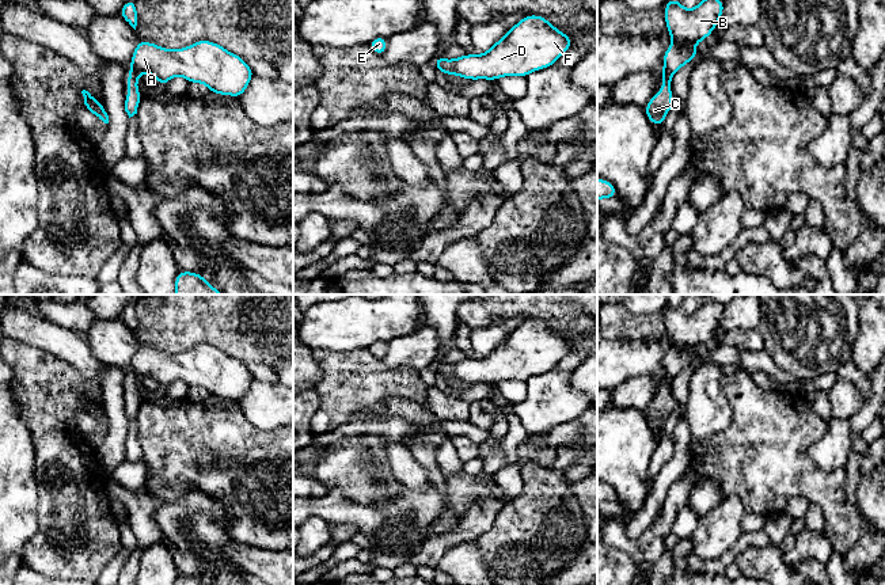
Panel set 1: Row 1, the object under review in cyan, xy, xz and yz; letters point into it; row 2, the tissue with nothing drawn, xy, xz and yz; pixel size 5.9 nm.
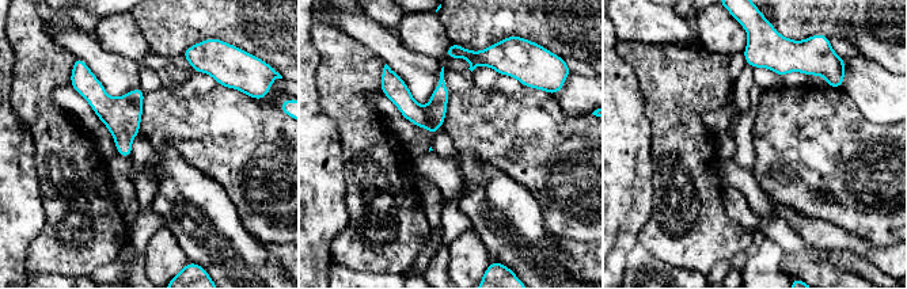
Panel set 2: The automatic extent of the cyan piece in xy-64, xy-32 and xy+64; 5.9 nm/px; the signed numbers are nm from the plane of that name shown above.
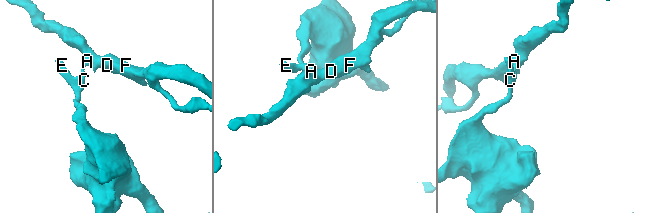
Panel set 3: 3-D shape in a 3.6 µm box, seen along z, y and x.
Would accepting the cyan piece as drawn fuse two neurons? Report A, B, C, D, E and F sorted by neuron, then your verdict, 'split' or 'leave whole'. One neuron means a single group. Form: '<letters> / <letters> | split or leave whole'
A B D F / C E | split

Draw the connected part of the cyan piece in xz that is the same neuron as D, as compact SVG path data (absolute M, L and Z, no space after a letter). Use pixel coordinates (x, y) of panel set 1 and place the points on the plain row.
M539 319L524 320L487 356L447 364L438 361L436 373L470 384L498 384L504 380L525 381L544 373L567 354L571 342Z

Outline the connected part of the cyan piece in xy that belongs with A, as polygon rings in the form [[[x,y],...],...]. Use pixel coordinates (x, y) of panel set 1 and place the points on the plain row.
[[[138,343],[132,358],[130,375],[136,376],[137,380],[141,377],[151,377],[163,391],[166,391],[170,383],[182,380],[189,387],[205,388],[213,398],[231,399],[235,402],[242,400],[254,380],[252,373],[240,360],[206,343],[175,354]]]

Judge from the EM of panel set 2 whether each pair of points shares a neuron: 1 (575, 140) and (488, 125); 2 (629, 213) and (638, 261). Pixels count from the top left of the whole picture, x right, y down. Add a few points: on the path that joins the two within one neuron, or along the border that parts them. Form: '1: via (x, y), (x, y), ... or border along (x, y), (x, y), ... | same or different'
1: via (553, 140), (531, 140), (526, 135), (509, 132) | same
2: border along (637, 242), (626, 258), (623, 274) | different

